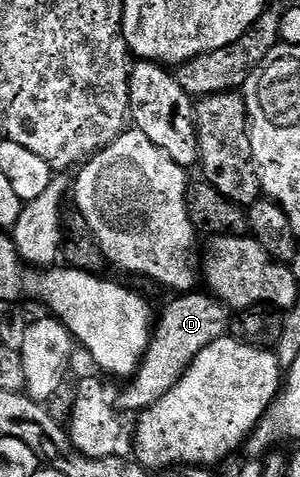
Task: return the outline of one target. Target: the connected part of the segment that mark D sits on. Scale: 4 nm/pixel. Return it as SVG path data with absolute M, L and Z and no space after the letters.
M188 293L173 298L176 300L166 304L161 315L159 312L154 323L152 344L144 355L144 361L140 364L139 371L131 376L129 383L132 384L124 392L119 392L118 403L125 412L139 413L155 405L165 393L174 389L174 385L178 385L186 369L208 345L214 345L229 334L228 322L232 319L231 313L233 314L229 304L211 293L196 294Z

